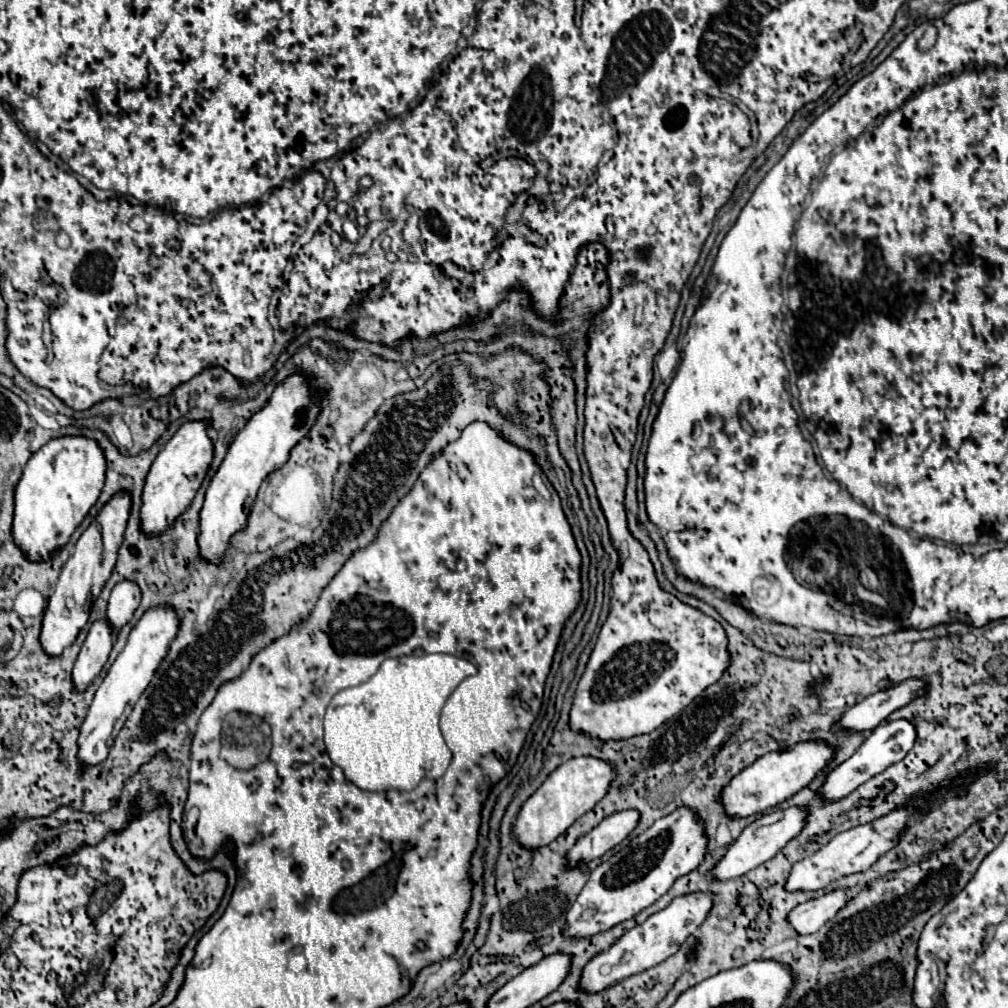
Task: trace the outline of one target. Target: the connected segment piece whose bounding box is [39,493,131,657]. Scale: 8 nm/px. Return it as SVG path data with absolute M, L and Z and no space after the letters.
M119 493L115 495L103 509L101 513L93 519L93 523L87 527L87 531L79 537L73 555L69 561L63 565L61 575L57 585L53 587L53 593L49 597L45 615L43 615L43 625L41 625L41 645L47 655L59 657L73 641L77 639L79 631L87 625L89 611L93 601L99 597L105 581L109 579L115 559L117 559L117 549L123 541L123 531L125 531L125 521L129 519L129 495Z

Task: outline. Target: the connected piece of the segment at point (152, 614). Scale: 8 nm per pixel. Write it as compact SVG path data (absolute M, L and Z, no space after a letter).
M167 607L149 609L139 619L139 623L133 627L125 649L121 651L117 661L107 671L101 687L95 693L95 699L93 699L91 707L89 707L89 713L87 713L87 717L81 725L79 739L77 739L77 745L79 745L77 761L81 765L93 767L93 765L99 765L107 759L109 749L113 747L113 741L115 741L117 733L125 725L125 721L127 721L129 713L133 711L141 693L147 689L155 669L159 667L159 663L167 655L167 643L177 635L177 627L179 627L177 613L173 613Z

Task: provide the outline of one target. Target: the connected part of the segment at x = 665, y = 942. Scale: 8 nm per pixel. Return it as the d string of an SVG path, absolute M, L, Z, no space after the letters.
M689 893L683 897L675 897L665 909L659 911L659 917L649 917L645 923L633 927L621 939L617 939L607 951L597 953L583 967L577 989L595 995L631 975L651 969L653 965L659 965L661 961L671 957L685 943L685 939L701 925L701 921L705 921L705 917L711 909L711 903L713 903L713 895L709 895L709 893Z

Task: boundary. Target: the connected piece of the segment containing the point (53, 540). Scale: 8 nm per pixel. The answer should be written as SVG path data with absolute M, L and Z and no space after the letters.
M61 437L43 445L25 465L15 487L13 541L23 557L39 563L49 561L69 543L73 531L95 505L105 481L105 455L95 441L85 437Z

